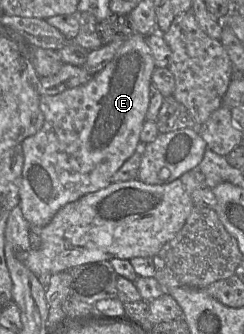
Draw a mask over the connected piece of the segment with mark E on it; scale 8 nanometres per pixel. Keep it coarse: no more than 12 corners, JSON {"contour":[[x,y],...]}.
{"contour":[[134,33],[86,84],[40,97],[19,205],[38,230],[142,148],[151,77]]}

